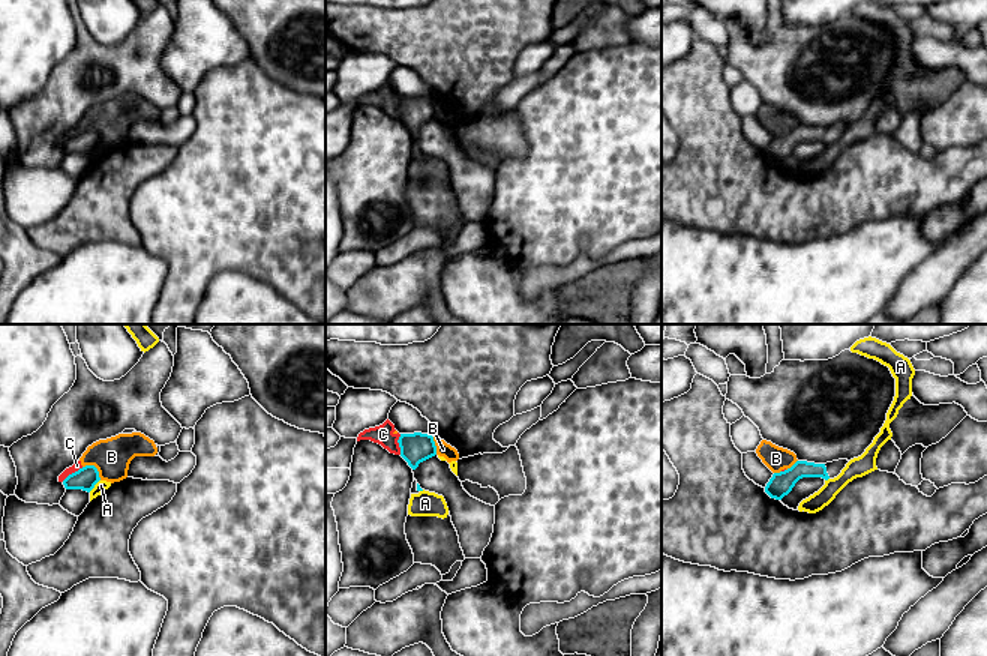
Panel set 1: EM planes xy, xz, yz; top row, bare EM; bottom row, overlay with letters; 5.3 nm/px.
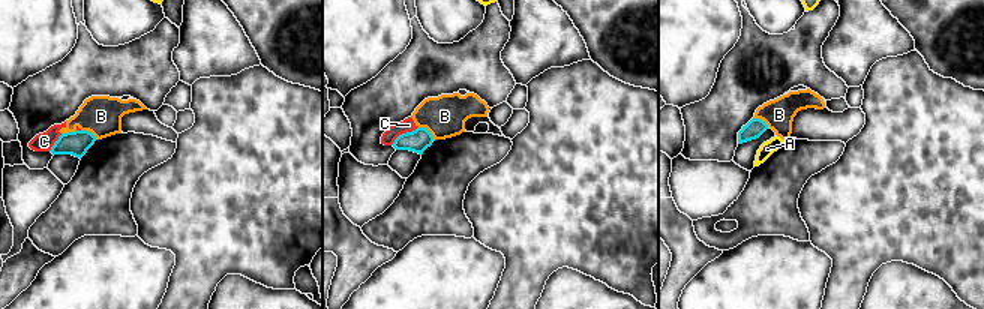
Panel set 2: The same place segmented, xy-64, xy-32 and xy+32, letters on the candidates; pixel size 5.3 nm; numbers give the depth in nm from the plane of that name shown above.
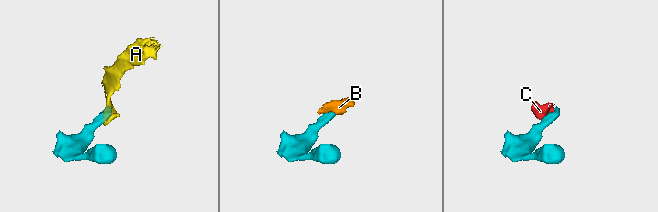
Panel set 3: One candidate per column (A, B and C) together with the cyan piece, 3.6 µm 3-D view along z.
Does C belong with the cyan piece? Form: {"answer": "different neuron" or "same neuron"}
{"answer": "different neuron"}

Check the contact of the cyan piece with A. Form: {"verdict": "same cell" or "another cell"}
{"verdict": "another cell"}

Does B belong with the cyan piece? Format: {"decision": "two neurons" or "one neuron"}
{"decision": "two neurons"}

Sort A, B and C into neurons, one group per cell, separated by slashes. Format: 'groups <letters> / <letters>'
groups A / B C

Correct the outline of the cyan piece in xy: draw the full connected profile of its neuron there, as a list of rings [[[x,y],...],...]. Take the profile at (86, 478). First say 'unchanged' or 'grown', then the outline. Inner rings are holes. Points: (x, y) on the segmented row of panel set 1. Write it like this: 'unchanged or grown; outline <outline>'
unchanged; outline [[[86,465],[69,474],[63,480],[63,485],[66,489],[82,489],[90,492],[99,480],[100,477],[98,468],[94,465]]]

